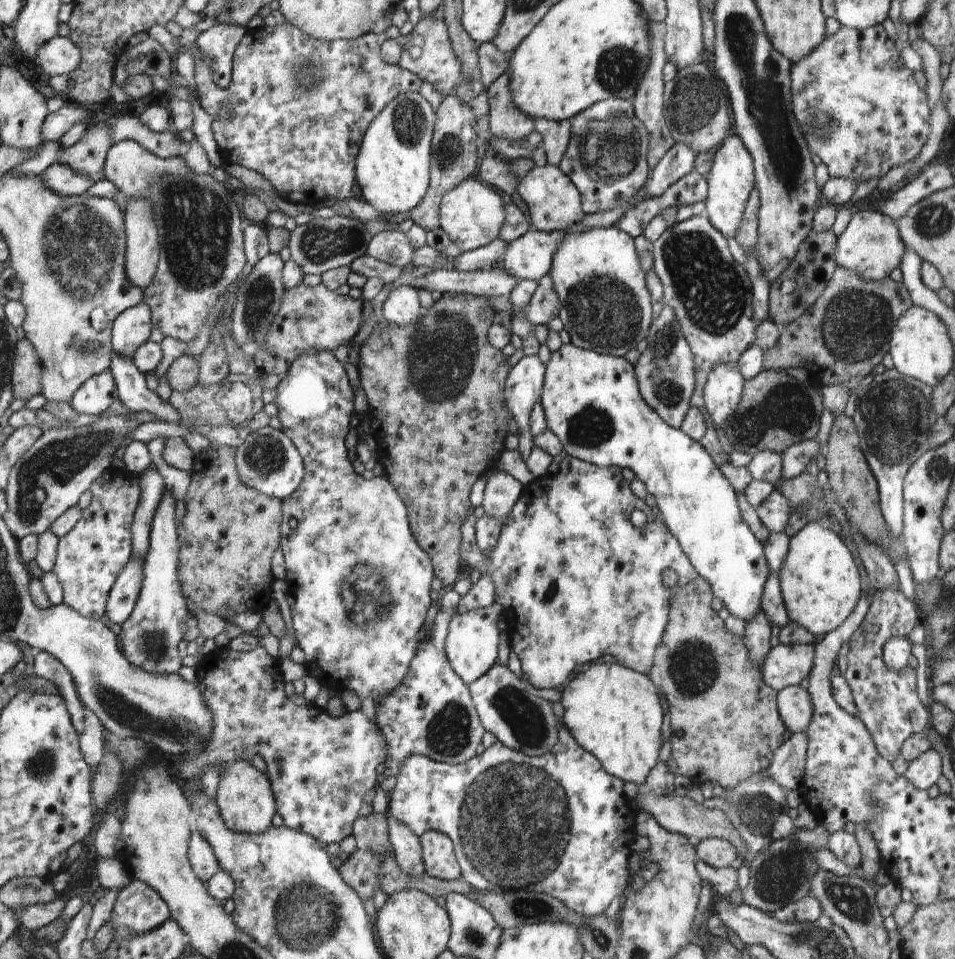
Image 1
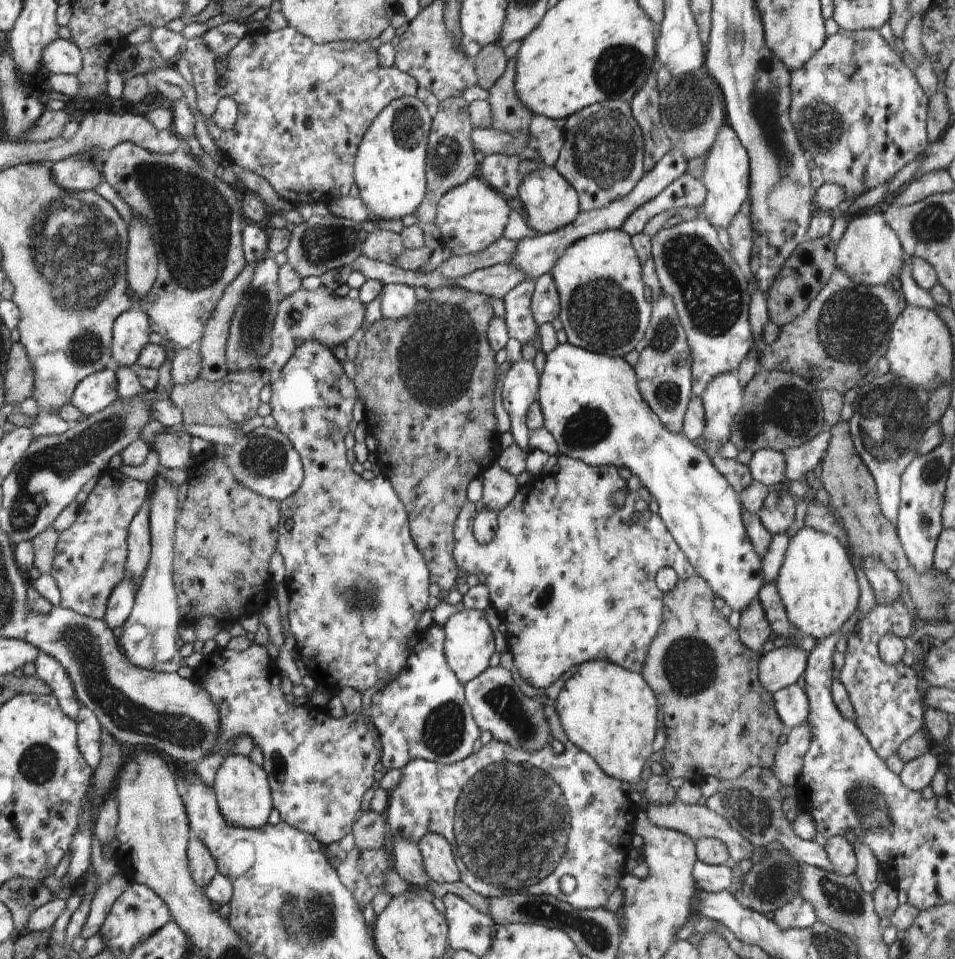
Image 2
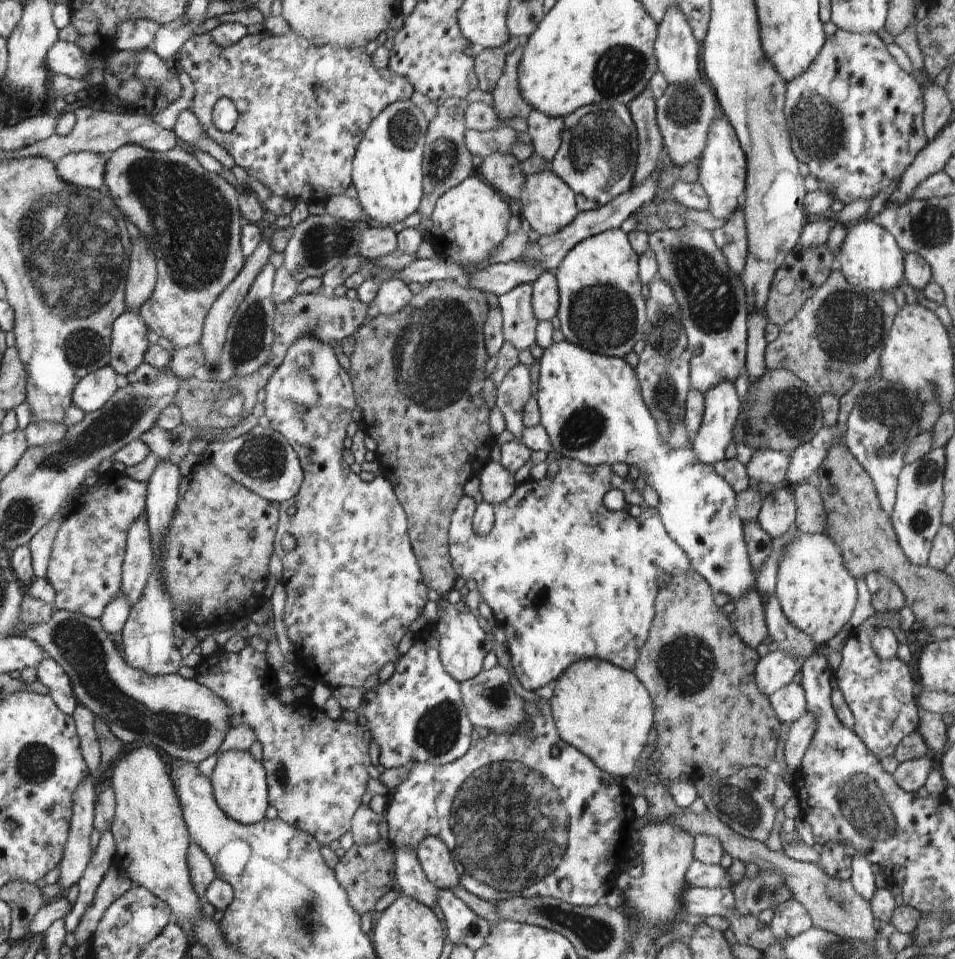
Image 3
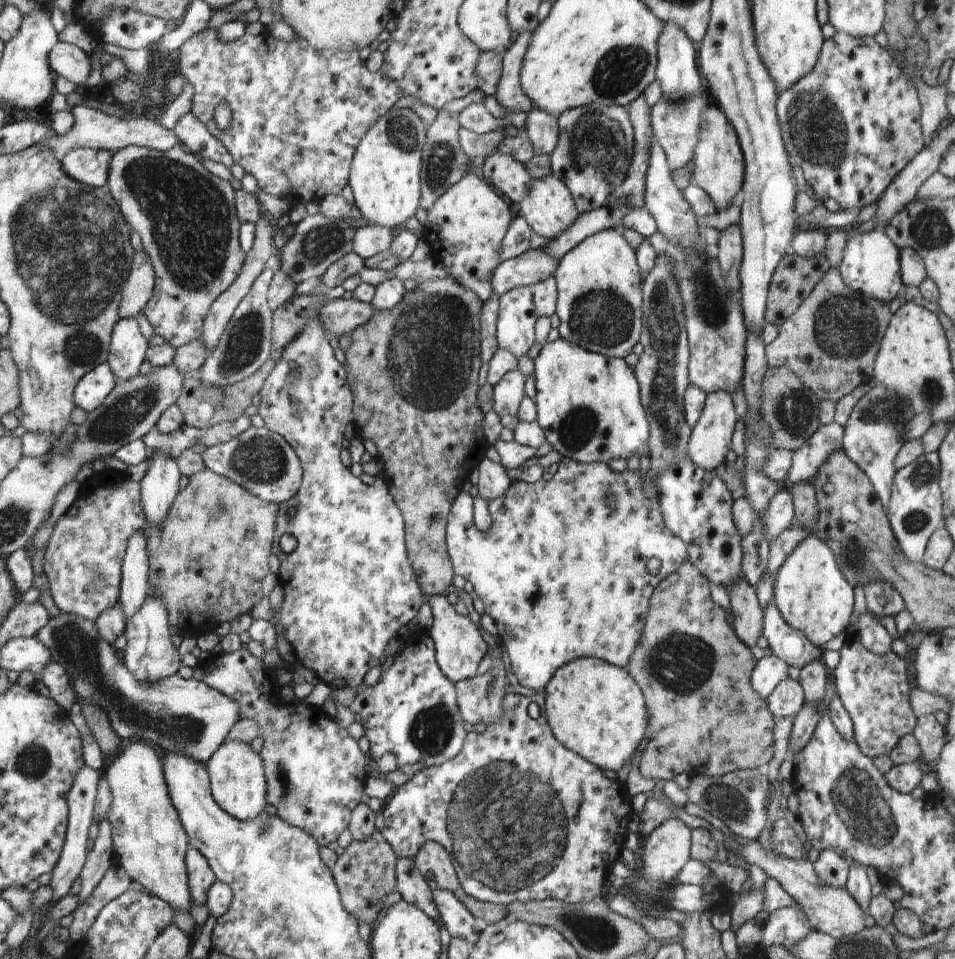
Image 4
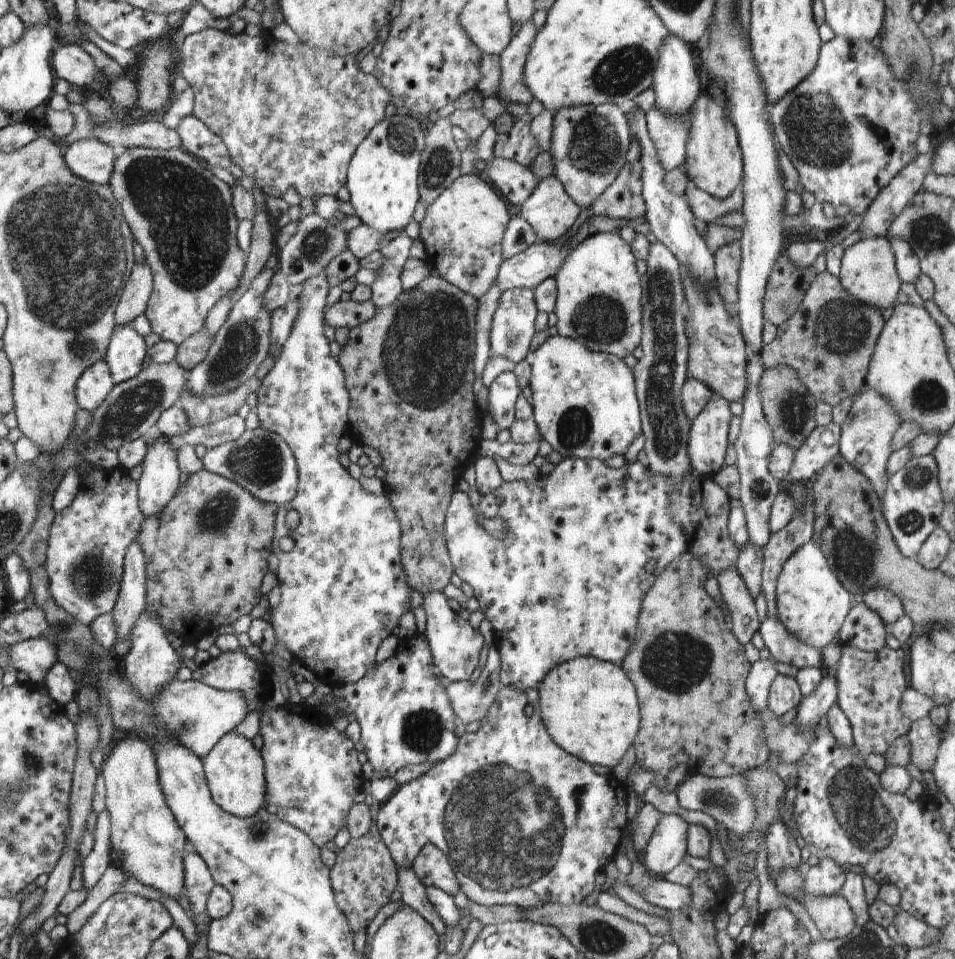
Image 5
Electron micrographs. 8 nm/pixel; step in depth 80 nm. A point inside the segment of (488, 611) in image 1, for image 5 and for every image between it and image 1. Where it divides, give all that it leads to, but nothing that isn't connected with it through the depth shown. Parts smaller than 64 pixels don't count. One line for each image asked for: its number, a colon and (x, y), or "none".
2: (469, 642)
3: (463, 644)
4: (459, 646)
5: (455, 645)

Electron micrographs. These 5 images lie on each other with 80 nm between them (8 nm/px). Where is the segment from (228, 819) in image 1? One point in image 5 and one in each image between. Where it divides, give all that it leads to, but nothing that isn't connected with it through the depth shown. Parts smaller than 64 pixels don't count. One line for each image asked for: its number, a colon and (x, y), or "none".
2: (241, 788)
3: (239, 782)
4: (236, 772)
5: (234, 769)

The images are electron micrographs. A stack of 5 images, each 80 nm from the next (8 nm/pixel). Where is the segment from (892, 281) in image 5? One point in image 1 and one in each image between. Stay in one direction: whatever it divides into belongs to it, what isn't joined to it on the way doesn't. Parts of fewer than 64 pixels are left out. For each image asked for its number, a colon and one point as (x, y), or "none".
1: (870, 246)
2: (869, 253)
3: (869, 257)
4: (870, 264)

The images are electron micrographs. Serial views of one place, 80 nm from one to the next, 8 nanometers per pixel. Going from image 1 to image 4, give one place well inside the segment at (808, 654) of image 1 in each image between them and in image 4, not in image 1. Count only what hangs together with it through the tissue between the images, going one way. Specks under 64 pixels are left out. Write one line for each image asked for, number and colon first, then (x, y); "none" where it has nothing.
2: (778, 668)
3: (776, 669)
4: (769, 670)

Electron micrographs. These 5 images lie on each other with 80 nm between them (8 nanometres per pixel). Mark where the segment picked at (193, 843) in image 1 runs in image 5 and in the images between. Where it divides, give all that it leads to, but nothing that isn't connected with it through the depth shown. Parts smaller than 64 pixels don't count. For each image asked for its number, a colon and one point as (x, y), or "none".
2: (203, 868)
3: (202, 872)
4: (200, 876)
5: (198, 883)

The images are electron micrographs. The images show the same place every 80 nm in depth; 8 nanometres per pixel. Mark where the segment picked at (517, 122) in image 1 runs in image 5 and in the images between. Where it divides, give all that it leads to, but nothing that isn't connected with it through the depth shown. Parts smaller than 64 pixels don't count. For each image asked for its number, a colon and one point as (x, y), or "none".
2: (509, 114)
3: (508, 102)
4: (509, 94)
5: (512, 59)

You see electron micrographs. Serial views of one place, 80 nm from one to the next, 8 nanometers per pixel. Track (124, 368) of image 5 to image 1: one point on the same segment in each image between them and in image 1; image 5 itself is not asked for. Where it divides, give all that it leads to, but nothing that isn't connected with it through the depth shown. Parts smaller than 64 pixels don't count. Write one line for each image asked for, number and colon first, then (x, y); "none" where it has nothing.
1: (132, 328)
2: (131, 329)
3: (129, 343)
4: (128, 347)

